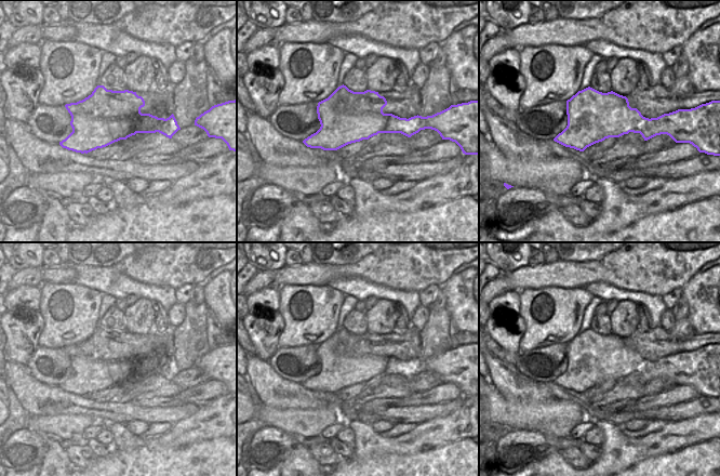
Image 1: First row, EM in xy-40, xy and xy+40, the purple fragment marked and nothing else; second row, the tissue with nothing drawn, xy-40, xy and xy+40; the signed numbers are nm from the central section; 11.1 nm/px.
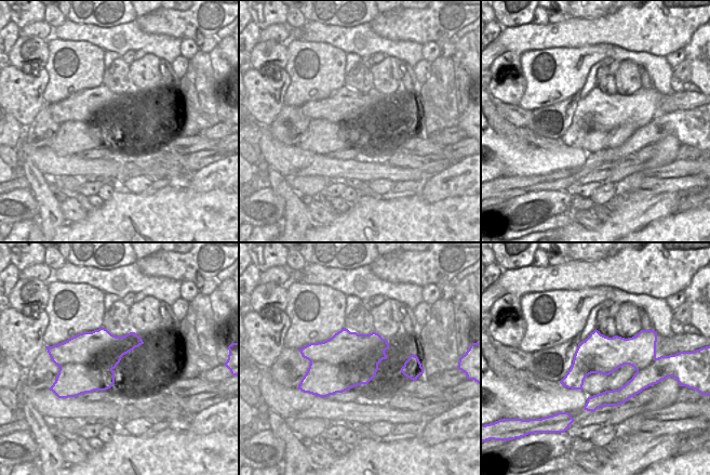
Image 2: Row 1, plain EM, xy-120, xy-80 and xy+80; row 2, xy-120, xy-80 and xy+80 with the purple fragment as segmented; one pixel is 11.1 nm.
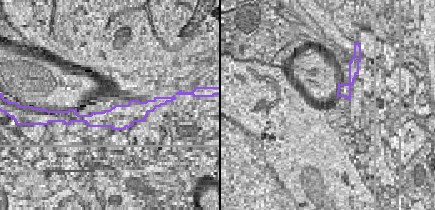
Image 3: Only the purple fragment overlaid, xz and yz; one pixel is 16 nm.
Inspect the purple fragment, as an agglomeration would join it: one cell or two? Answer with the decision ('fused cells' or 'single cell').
fused cells

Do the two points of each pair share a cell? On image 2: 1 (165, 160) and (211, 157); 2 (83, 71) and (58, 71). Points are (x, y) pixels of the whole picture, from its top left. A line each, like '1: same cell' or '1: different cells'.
1: different cells
2: same cell

